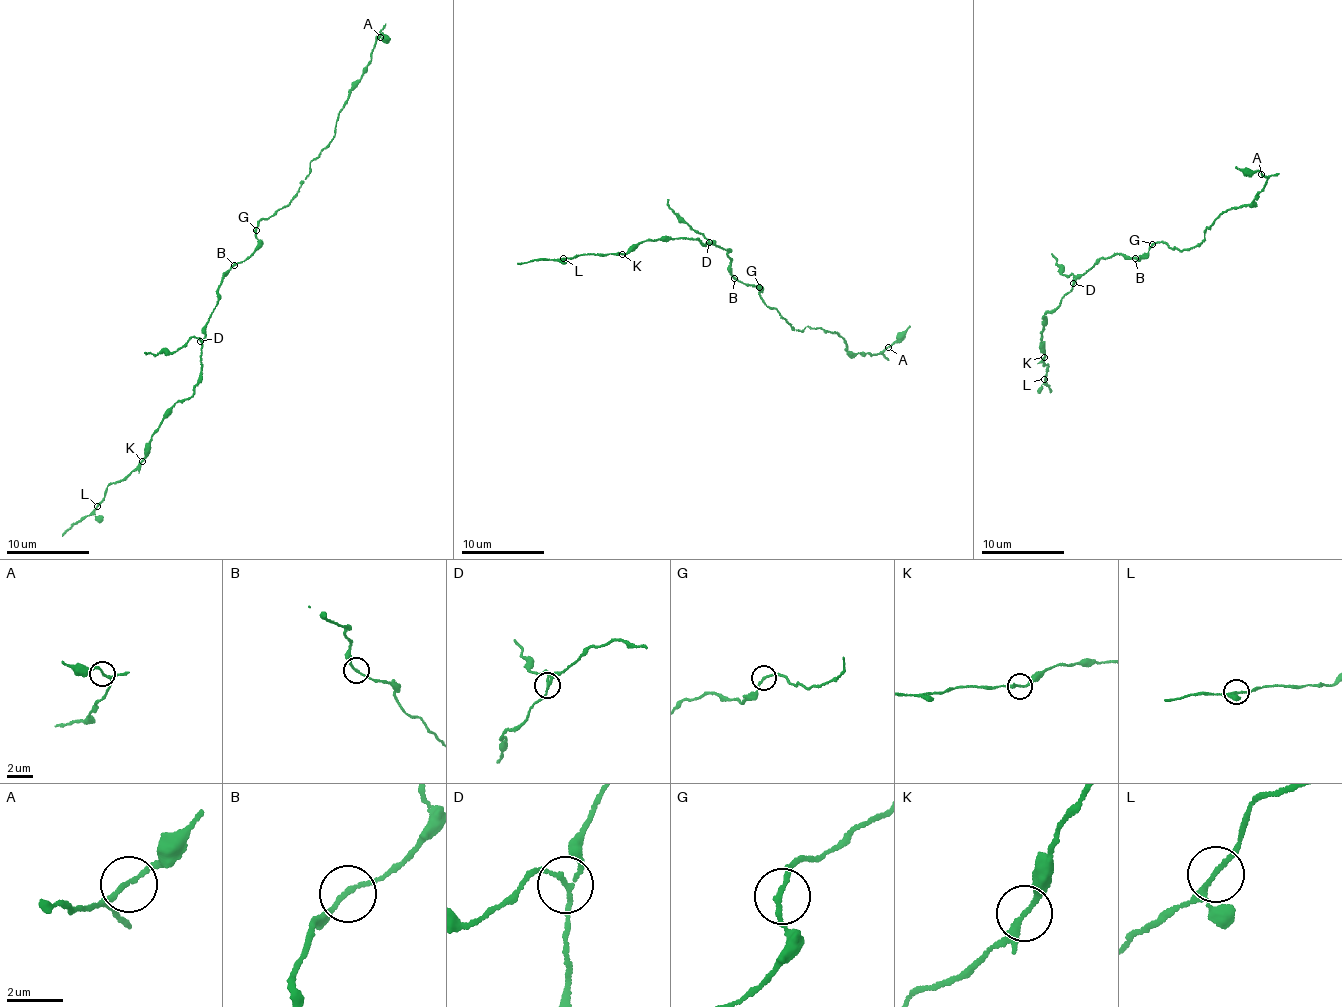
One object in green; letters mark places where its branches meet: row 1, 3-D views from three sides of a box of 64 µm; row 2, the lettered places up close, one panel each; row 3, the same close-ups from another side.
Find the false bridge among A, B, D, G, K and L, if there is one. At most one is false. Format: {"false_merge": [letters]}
{"false_merge": ["D"]}

